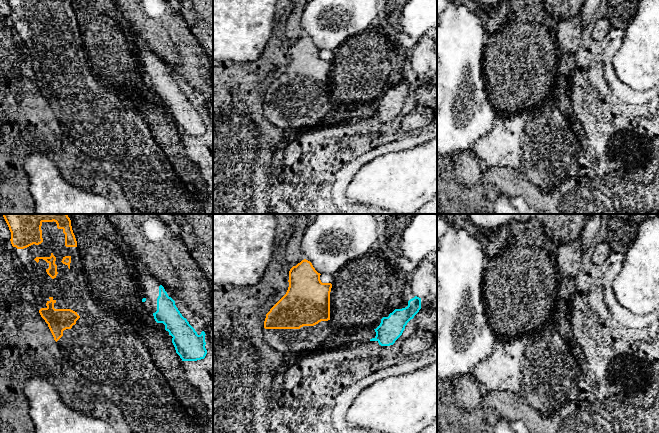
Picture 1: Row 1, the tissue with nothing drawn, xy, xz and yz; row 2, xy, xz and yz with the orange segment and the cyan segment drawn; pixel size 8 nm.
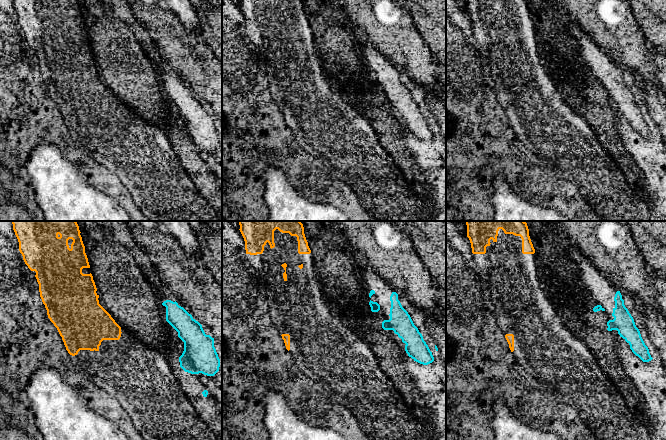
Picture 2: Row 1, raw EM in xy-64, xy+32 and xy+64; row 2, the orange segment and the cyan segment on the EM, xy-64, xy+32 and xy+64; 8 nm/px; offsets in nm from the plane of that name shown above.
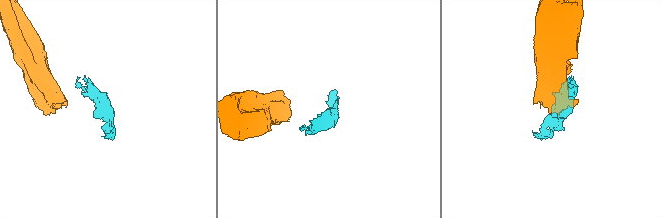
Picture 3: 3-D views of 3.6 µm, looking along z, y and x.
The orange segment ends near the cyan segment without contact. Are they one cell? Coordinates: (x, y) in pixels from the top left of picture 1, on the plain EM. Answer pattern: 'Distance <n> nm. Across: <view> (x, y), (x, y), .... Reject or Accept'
Distance 360 nm. Across: xz (329, 95), (370, 115). Reject

